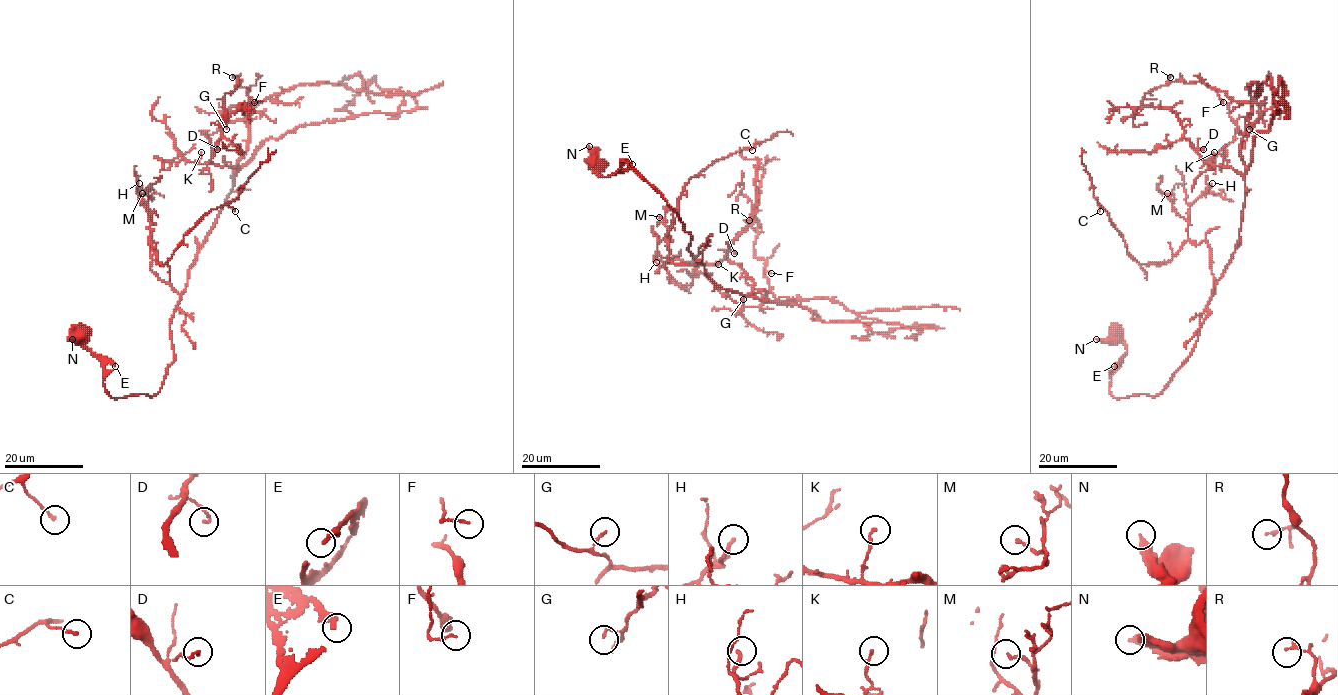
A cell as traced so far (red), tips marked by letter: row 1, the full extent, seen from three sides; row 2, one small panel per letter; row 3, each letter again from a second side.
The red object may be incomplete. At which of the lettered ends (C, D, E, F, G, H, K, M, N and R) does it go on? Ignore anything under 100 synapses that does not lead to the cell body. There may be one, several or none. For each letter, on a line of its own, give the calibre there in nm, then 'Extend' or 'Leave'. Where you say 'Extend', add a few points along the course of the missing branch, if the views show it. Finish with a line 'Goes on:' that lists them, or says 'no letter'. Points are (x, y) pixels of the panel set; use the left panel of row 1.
C: Thickness 140 nm. Leave
D: Thickness 130 nm. Leave
E: Thickness 190 nm. Leave
F: Thickness 110 nm. Leave
G: Thickness 130 nm. Leave
H: Thickness 200 nm. Leave
K: Thickness 160 nm. Leave
M: Thickness 130 nm. Leave
N: Thickness 320 nm. Leave
R: Thickness 160 nm. Leave
Goes on: no letter

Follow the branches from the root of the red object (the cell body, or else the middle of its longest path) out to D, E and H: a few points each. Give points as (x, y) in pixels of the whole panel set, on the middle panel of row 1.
D: (598, 166), (610, 176), (630, 165), (677, 213), (714, 282), (749, 295), (734, 253)
E: (598, 166), (599, 174), (609, 176), (625, 171), (632, 164)
H: (598, 166), (610, 176), (624, 160), (692, 236), (695, 265), (667, 262), (667, 237), (656, 262)

